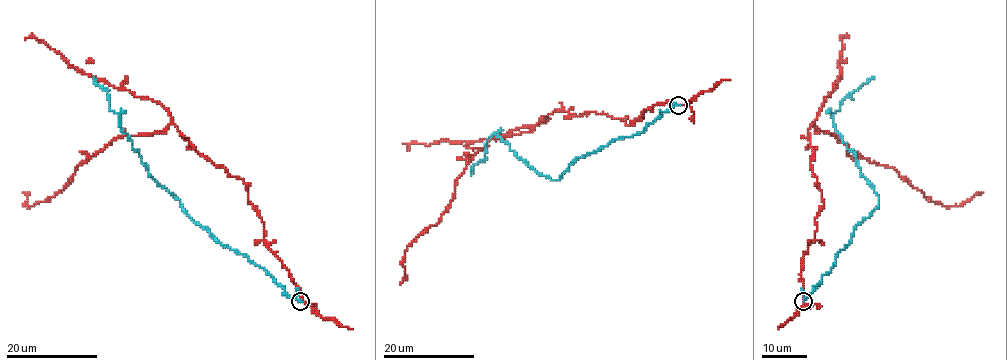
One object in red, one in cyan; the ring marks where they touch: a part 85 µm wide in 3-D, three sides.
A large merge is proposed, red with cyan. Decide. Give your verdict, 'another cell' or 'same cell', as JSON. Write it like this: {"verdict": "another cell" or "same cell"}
{"verdict": "another cell"}

